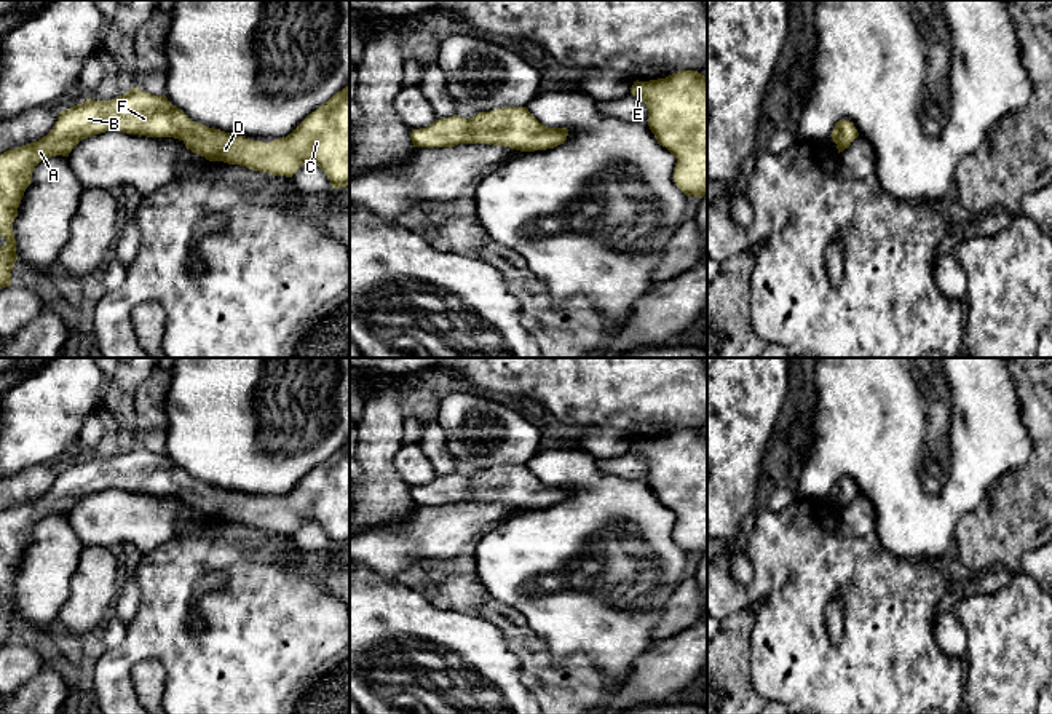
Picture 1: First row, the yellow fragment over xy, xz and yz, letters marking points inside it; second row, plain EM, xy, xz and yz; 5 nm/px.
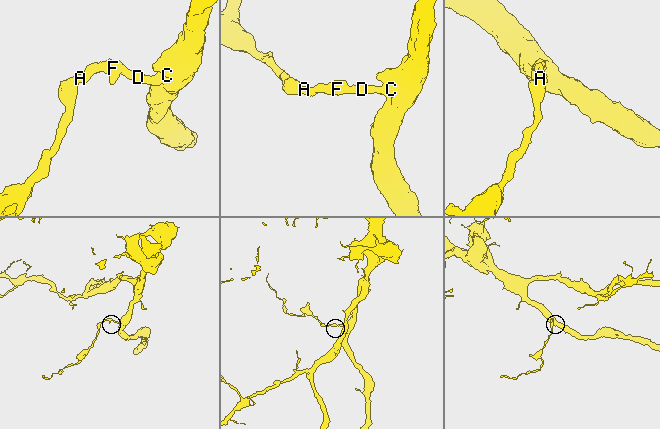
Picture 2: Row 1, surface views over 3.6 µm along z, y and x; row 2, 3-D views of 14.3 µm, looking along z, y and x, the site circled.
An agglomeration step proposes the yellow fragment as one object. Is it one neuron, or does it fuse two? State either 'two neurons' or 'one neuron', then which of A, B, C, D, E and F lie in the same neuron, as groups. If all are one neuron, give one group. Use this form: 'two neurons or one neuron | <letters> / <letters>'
one neuron | A B C D E F

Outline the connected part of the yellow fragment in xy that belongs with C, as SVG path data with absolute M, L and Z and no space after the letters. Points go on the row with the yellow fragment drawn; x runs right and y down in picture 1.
M350 85L311 112L291 134L268 144L192 121L166 96L150 94L137 86L110 101L89 97L81 104L61 110L56 125L42 139L0 155L0 236L6 240L0 248L0 289L11 284L13 265L18 260L13 222L18 217L24 192L30 185L35 166L56 155L69 157L81 139L105 131L123 131L147 137L174 137L209 161L239 165L275 176L292 177L300 166L316 163L330 180L332 188L350 185Z

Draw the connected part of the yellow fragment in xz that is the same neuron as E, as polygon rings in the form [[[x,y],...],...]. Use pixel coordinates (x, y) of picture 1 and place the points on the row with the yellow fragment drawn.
[[[680,70],[666,78],[634,81],[631,93],[648,109],[648,126],[659,145],[675,158],[674,182],[686,196],[707,193],[707,77]]]

